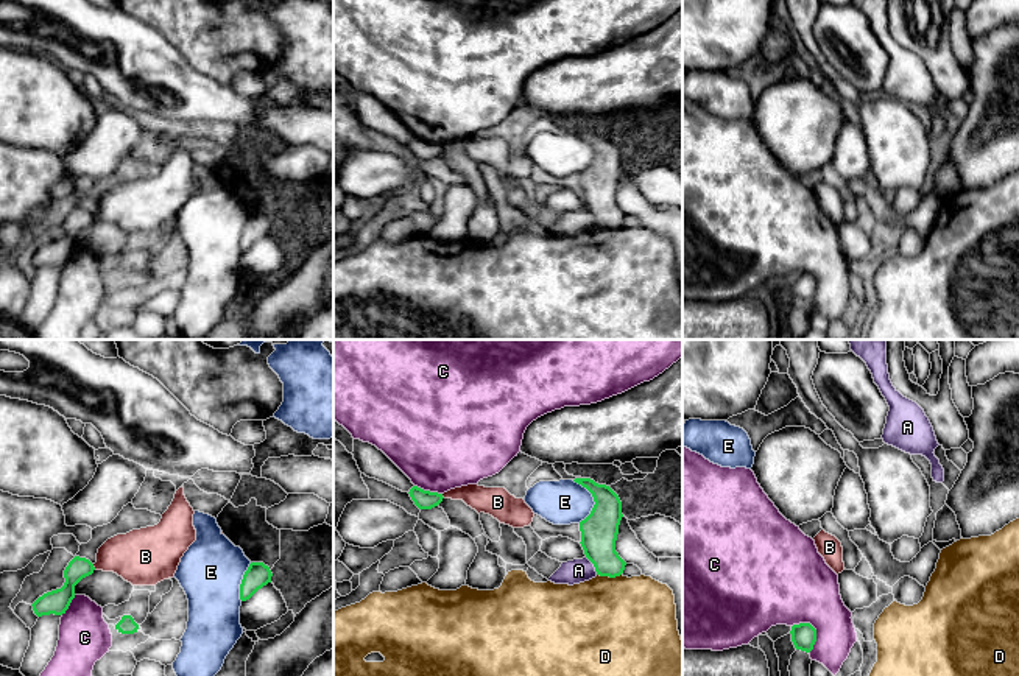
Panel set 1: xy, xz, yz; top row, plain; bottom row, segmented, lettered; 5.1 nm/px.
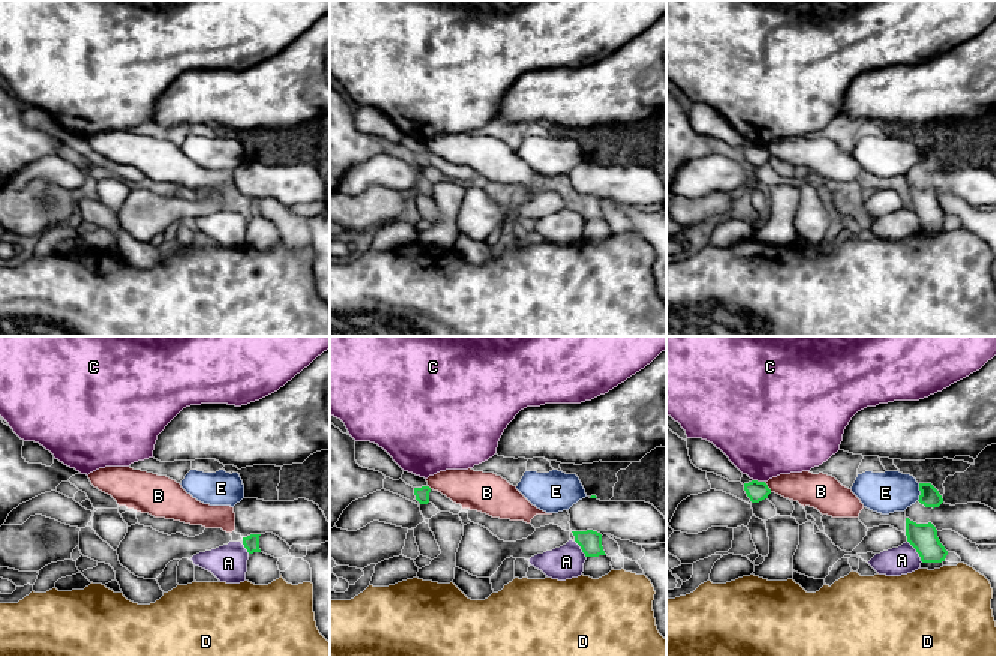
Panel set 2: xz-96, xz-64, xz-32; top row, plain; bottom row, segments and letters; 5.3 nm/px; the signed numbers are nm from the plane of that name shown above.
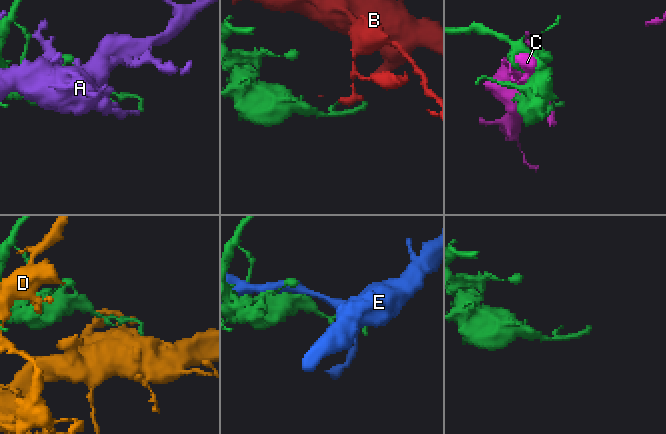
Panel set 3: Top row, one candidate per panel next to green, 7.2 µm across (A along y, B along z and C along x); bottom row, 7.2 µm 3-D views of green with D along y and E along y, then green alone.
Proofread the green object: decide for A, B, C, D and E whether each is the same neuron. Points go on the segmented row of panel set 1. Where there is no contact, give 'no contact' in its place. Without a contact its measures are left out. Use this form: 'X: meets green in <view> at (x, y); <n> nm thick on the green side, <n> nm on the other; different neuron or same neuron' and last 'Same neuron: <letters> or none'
A: meets green in xz at (594, 566); 190 nm thick on the green side, 130 nm on the other; different neuron
B: meets green in xy at (94, 567); 120 nm thick on the green side, 280 nm on the other; different neuron
C: meets green in yz at (815, 631); 130 nm thick on the green side, 380 nm on the other; different neuron
D: meets green in xz at (609, 577); 190 nm thick on the green side, 500 nm on the other; different neuron
E: meets green in xz at (594, 499); 190 nm thick on the green side, 240 nm on the other; different neuron
Same neuron: none

